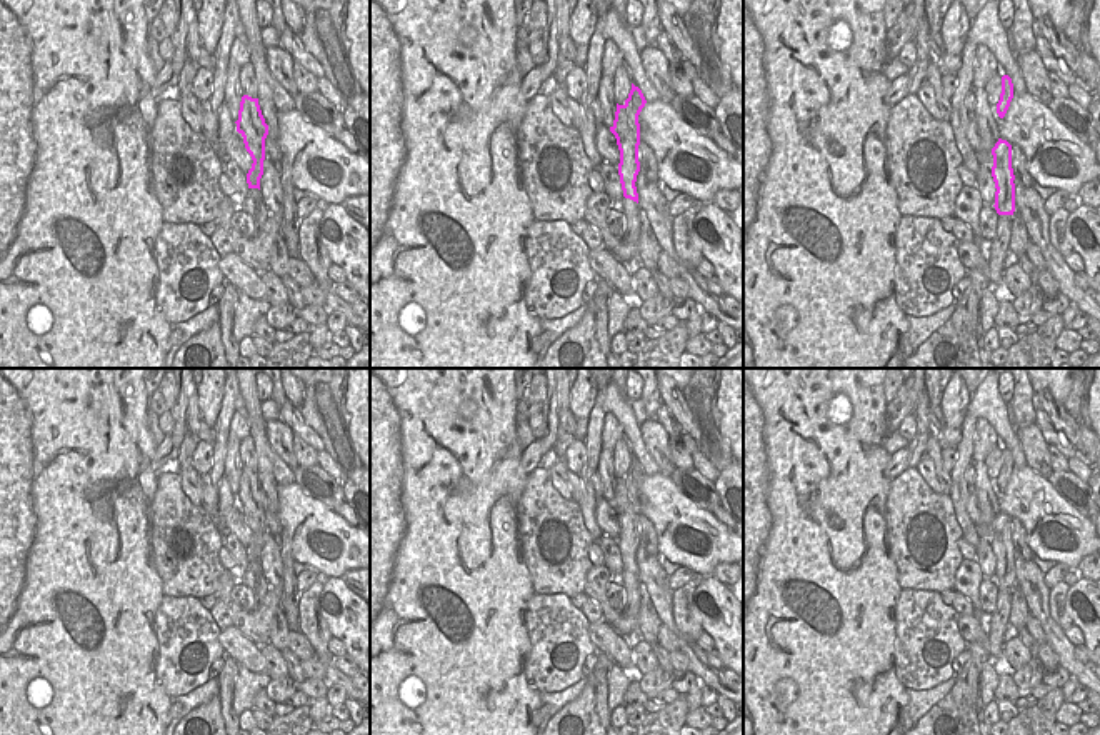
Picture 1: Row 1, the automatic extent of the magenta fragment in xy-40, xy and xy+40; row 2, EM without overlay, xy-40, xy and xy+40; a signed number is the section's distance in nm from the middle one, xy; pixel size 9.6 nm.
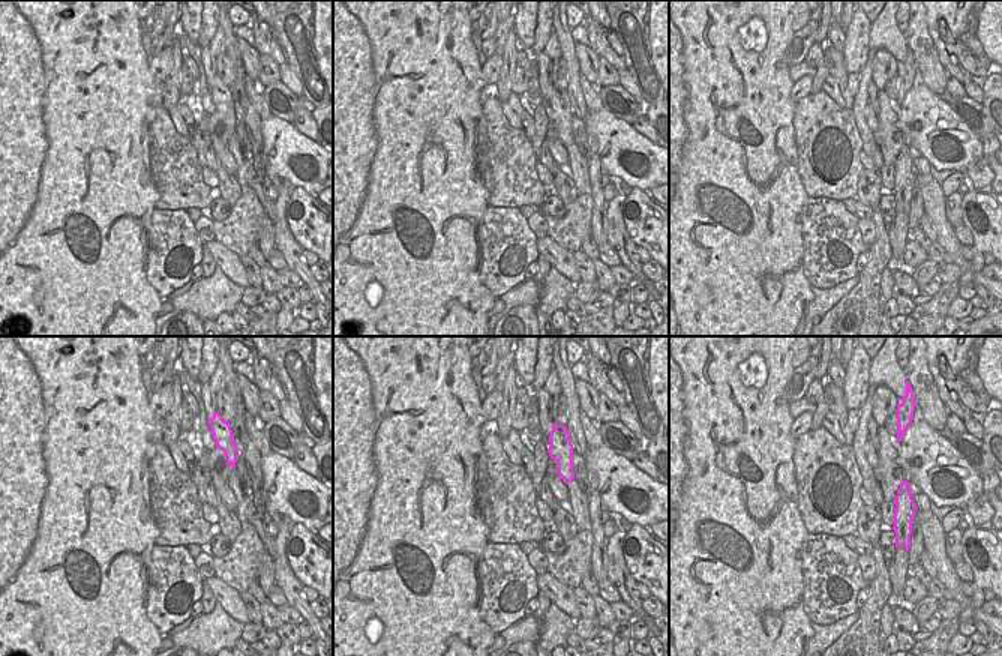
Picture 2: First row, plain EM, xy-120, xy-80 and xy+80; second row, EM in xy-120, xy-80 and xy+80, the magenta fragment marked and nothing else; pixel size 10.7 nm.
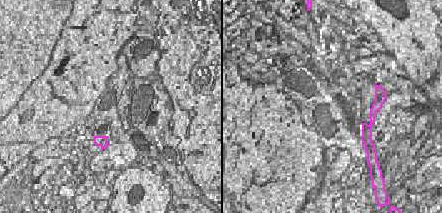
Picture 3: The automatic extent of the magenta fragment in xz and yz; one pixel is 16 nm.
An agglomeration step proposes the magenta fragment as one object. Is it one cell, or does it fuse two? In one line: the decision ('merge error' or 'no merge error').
merge error

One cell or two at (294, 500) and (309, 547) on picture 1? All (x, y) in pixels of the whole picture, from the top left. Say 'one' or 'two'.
one

